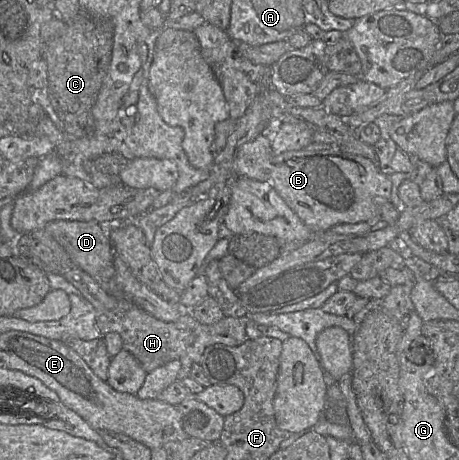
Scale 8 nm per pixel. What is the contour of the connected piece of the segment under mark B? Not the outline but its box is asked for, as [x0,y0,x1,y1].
[233,129,392,232]

